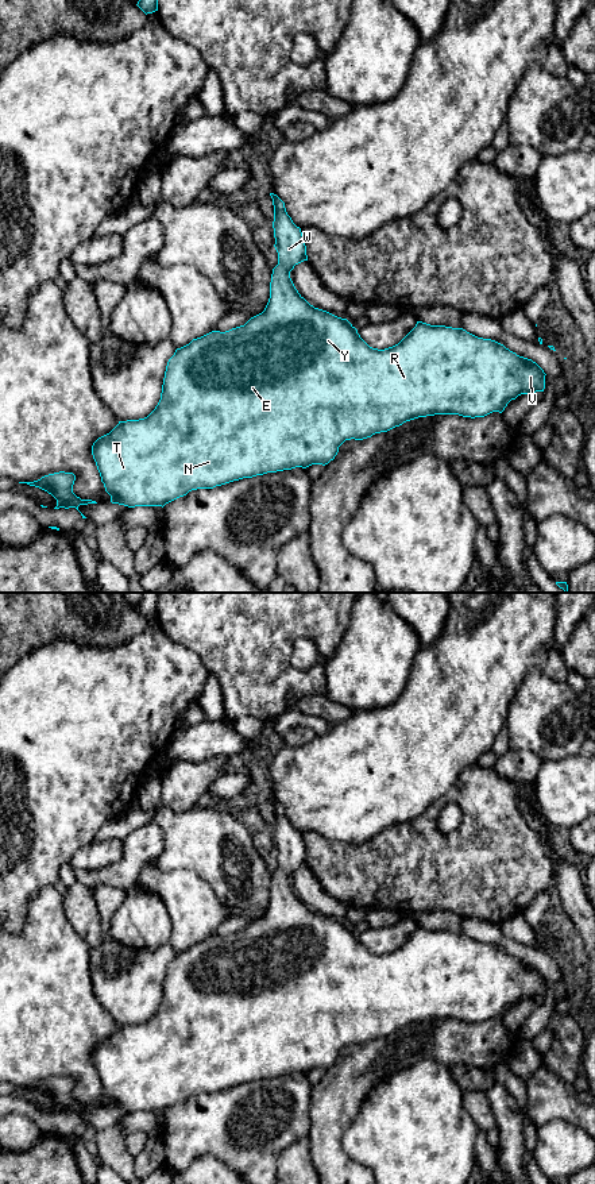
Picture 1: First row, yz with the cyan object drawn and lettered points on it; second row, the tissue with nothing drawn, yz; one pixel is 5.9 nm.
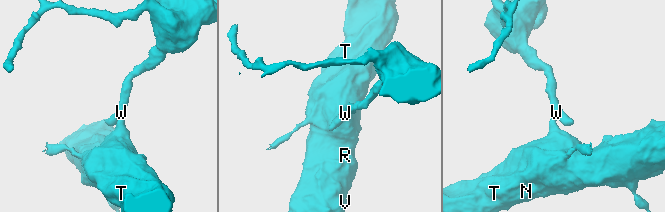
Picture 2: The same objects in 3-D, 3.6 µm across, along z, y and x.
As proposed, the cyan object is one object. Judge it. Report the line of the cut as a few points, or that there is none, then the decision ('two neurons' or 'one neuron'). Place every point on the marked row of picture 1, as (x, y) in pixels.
no cut | one neuron

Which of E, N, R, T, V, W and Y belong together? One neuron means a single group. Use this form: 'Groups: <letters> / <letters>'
Groups: E N R T V W Y

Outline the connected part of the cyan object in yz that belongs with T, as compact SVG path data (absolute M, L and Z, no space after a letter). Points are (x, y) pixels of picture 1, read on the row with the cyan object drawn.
M270 193L274 205L274 238L278 252L278 265L273 269L270 282L270 298L264 311L251 317L244 325L225 332L212 331L201 338L193 339L189 344L177 348L169 359L161 400L155 409L144 419L119 421L107 435L98 437L92 446L92 455L104 483L105 491L111 495L112 504L135 506L165 506L166 504L186 495L197 489L213 489L243 478L252 478L267 473L291 470L295 467L306 468L312 464L328 464L339 452L339 447L345 440L363 440L375 433L387 432L406 421L434 416L459 414L463 417L484 417L492 412L502 413L511 400L521 394L534 394L545 389L545 373L532 359L517 355L503 344L478 338L463 328L445 325L430 325L417 321L416 327L395 346L378 350L370 347L358 333L358 329L347 320L337 317L327 311L310 305L295 289L290 271L295 265L308 261L305 239L301 228L297 227L287 215L285 203L274 193Z

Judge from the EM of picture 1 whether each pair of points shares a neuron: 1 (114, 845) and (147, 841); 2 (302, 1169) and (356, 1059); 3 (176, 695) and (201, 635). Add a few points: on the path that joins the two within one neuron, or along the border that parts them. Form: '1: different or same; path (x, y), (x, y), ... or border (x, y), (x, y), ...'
1: different; border (123, 840), (123, 853), (101, 868)
2: different; border (308, 1136), (309, 1157), (316, 1169)
3: different; border (167, 633), (192, 650), (209, 673)

